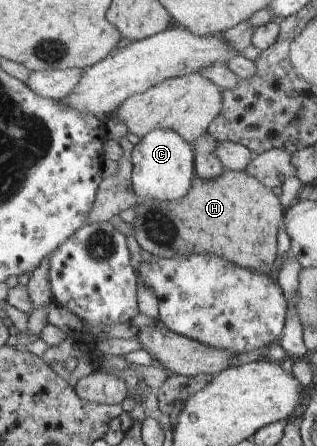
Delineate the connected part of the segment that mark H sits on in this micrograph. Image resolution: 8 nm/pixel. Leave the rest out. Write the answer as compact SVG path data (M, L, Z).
M225 169L223 175L206 180L196 177L187 196L177 201L140 198L133 225L140 247L157 258L194 253L215 254L250 270L273 273L277 235L286 209L271 188L246 170Z

